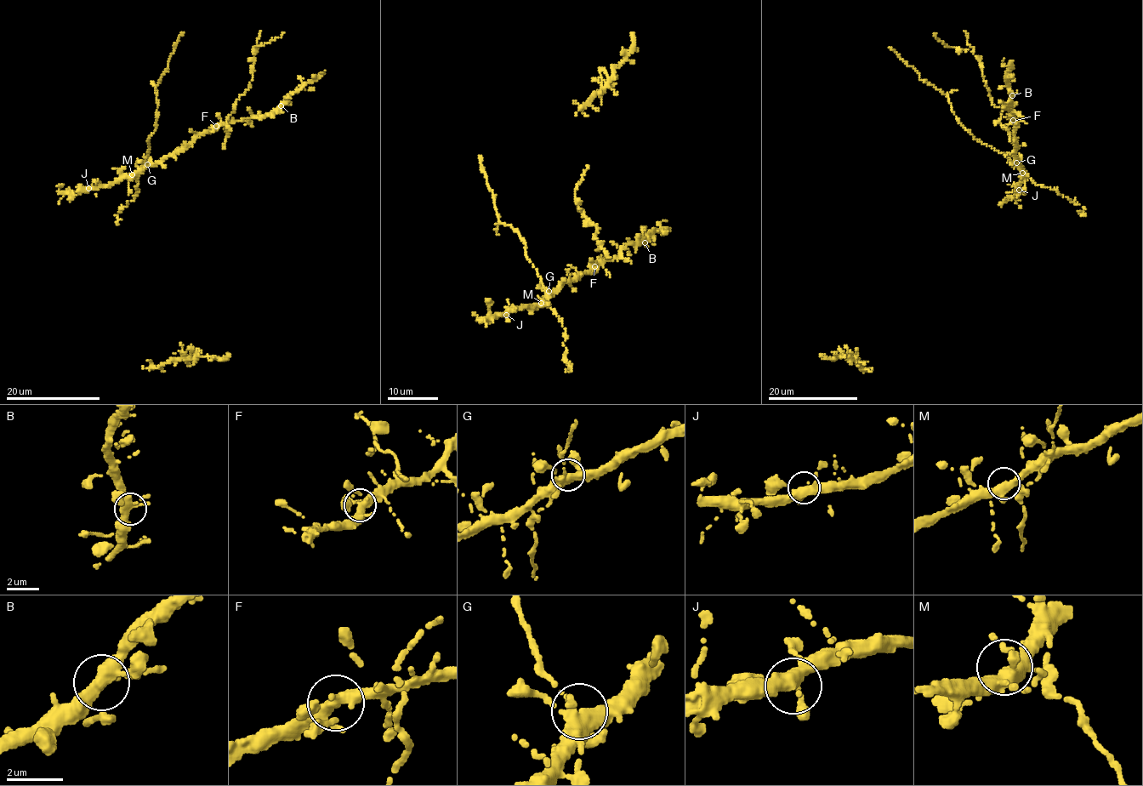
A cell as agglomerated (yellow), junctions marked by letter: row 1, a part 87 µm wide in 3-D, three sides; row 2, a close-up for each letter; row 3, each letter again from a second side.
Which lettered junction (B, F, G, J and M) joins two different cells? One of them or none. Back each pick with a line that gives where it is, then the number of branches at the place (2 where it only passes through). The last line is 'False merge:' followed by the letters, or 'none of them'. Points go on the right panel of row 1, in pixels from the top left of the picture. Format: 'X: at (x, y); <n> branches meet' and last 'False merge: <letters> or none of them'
False merge: none of them

